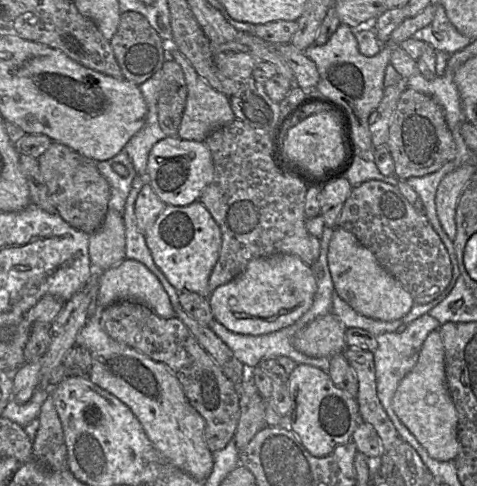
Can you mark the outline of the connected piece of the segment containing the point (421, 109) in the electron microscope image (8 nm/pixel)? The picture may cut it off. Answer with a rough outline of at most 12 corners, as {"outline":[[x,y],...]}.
{"outline":[[409,87],[385,145],[398,180],[456,155],[440,105]]}

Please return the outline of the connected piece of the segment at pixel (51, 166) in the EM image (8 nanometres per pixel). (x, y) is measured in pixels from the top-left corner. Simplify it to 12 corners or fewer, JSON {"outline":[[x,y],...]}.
{"outline":[[53,141],[37,160],[56,214],[95,232],[110,185],[97,161]]}

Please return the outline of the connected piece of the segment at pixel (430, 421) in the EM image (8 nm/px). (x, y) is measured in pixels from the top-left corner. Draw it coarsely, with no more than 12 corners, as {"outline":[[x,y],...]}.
{"outline":[[428,334],[392,408],[433,459],[455,460],[444,345]]}

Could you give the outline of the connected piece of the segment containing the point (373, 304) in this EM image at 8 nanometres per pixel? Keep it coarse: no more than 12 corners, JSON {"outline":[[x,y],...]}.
{"outline":[[333,229],[334,290],[359,314],[393,321],[410,293],[351,232]]}

